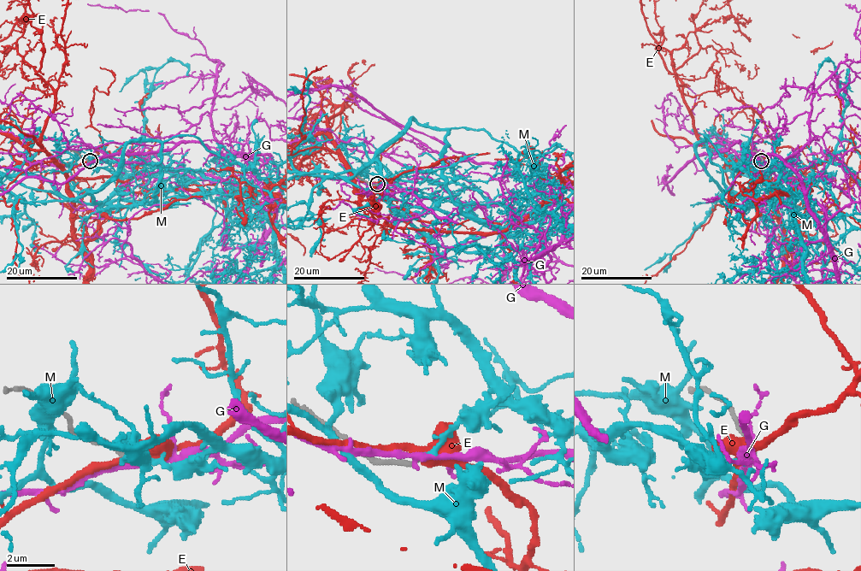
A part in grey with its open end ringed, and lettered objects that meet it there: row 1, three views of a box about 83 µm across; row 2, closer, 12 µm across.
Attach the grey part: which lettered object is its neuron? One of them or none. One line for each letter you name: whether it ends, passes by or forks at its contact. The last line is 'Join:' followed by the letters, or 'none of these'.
M: it passes by
Join: M

